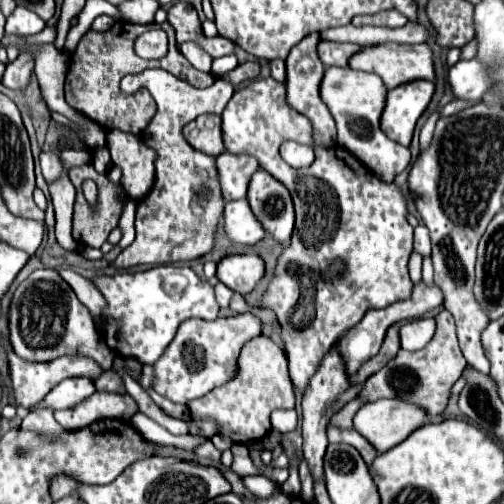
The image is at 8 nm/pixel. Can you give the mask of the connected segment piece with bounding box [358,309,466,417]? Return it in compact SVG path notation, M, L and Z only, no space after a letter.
M442 309L438 315L434 315L436 321L436 333L430 339L430 343L424 349L418 351L406 351L400 349L398 355L384 365L378 373L366 379L362 391L358 393L360 399L364 401L378 401L378 399L396 399L400 397L402 401L408 401L412 405L418 405L426 411L428 417L436 417L444 411L448 399L450 399L450 389L458 381L462 369L466 367L466 359L458 347L456 339L456 325L452 315Z

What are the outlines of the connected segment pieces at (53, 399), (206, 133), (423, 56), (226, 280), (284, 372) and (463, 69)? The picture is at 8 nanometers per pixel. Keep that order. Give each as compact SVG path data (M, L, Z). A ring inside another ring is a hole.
M76 377L76 379L64 379L58 383L36 407L52 407L54 411L58 409L68 409L74 407L76 403L84 401L88 395L94 393L94 383L88 381L88 377Z
M200 115L182 129L182 135L196 151L216 157L224 151L220 123L222 119L218 115Z
M380 43L372 47L360 47L358 53L354 53L348 61L352 69L376 73L386 89L398 87L400 83L408 83L412 79L428 79L434 81L434 63L432 63L432 51L426 43L420 45L398 45L398 43Z
M228 255L216 263L216 277L228 289L246 295L264 275L264 263L258 255Z
M264 335L244 345L238 359L238 373L232 381L188 403L192 415L216 419L220 423L220 433L228 437L234 435L230 439L234 439L236 443L250 443L262 439L270 431L270 413L276 407L294 409L294 391L288 375L286 355L272 339ZM238 437L246 437L246 439L238 439Z
M474 59L458 61L448 71L448 85L452 95L462 101L480 101L484 87L488 87L488 73Z

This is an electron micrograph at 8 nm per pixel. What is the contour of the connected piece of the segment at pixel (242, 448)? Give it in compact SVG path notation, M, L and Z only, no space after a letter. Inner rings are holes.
M234 444L231 448L233 453L232 471L240 477L262 475L261 471L254 465L249 449L245 445Z

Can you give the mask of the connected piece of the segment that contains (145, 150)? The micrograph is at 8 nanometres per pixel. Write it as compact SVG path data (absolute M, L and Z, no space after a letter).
M112 129L106 133L106 147L112 155L112 163L122 169L120 185L130 199L140 201L154 183L156 151L150 149L140 135Z

